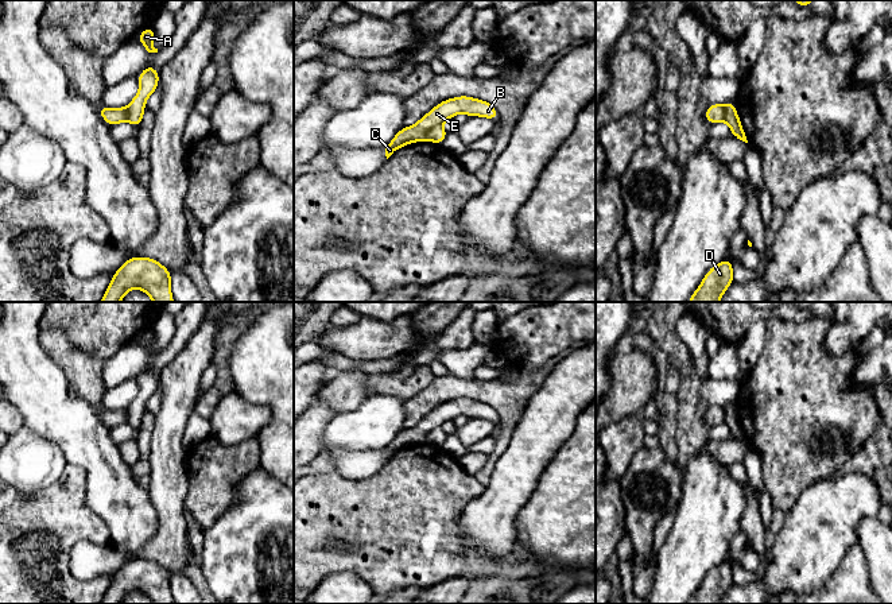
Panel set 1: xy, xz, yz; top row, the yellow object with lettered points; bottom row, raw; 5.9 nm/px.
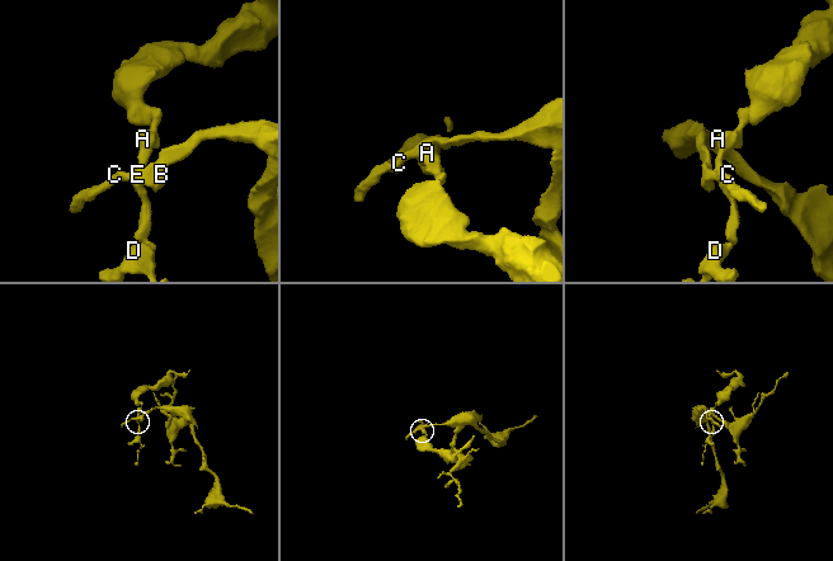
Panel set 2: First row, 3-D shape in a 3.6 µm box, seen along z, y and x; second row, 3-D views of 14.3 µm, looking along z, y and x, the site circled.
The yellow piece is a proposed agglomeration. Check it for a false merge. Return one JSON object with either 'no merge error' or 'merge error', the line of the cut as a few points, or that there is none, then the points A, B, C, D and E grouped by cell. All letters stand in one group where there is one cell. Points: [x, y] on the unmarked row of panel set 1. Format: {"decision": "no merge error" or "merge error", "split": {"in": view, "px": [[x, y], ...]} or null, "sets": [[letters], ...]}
{"decision": "merge error", "split": {"in": "xz", "px": [[439, 426], [434, 428], [423, 440]]}, "sets": [["A", "D"], ["B", "C", "E"]]}

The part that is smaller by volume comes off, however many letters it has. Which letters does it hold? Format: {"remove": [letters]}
{"remove": ["A", "D"]}

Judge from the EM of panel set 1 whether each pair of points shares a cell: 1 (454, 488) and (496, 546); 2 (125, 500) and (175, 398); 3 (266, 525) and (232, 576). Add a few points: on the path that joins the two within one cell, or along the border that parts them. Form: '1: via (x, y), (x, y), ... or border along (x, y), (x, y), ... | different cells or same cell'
1: border along (485, 486), (461, 514), (458, 522), (460, 535) | different cells
2: border along (146, 490), (158, 519) | different cells
3: via (259, 537), (253, 542), (253, 554), (244, 564) | same cell

